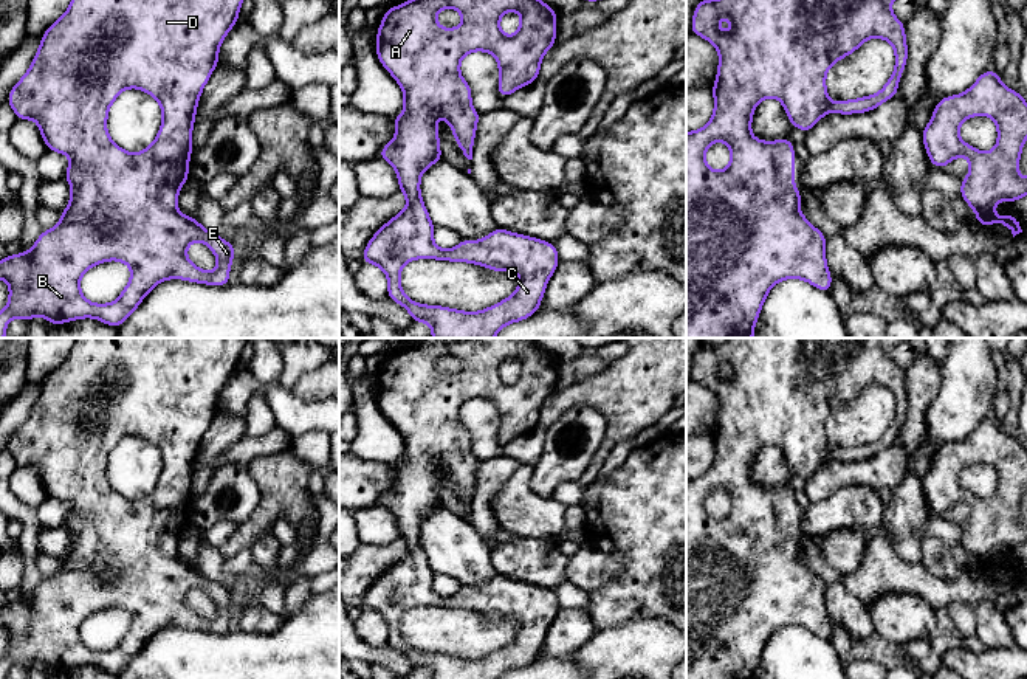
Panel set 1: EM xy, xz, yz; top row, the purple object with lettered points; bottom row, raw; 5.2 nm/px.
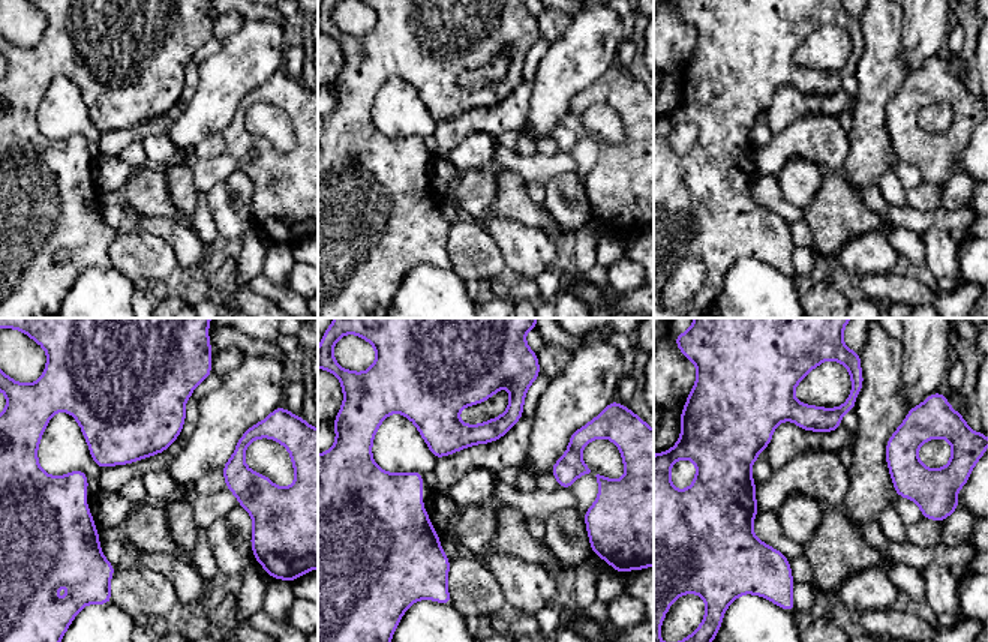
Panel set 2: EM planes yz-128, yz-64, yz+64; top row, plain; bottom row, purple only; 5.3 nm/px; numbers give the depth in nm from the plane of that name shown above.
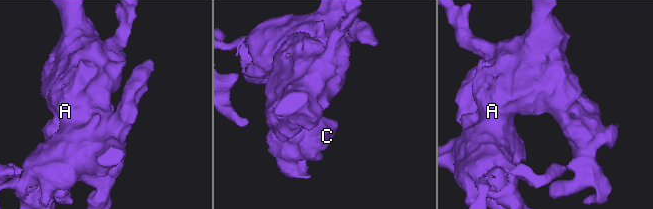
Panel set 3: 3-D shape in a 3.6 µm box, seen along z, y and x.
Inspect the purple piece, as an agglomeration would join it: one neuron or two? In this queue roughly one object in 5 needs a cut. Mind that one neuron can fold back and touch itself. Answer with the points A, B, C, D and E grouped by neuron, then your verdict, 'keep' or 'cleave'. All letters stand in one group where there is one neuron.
groups A B C D E; keep

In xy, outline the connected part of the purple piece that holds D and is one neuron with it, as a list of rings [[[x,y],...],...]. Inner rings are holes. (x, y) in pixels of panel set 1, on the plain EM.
[[[74,338],[68,357],[45,377],[29,417],[11,436],[6,448],[17,467],[33,467],[39,471],[48,498],[70,504],[64,526],[71,533],[71,544],[56,575],[43,577],[28,600],[5,603],[0,608],[0,626],[9,631],[8,653],[0,659],[0,679],[6,679],[12,665],[29,668],[34,663],[42,663],[56,674],[74,667],[94,665],[118,676],[163,628],[183,626],[214,634],[229,631],[231,609],[239,597],[194,564],[183,563],[177,546],[189,526],[197,451],[220,409],[222,389],[239,369],[246,341],[248,338]],[[125,436],[139,436],[161,453],[163,468],[155,488],[136,501],[116,493],[107,481],[108,456]],[[195,588],[208,592],[215,601],[215,619],[204,619],[187,606],[186,597]],[[107,608],[127,611],[132,617],[130,628],[116,648],[90,650],[81,640],[81,625],[88,615]]]

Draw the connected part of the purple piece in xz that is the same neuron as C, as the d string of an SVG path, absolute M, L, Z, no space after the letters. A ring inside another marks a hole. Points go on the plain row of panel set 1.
M465 338L452 343L418 341L403 352L387 355L378 374L378 408L404 440L404 459L392 465L397 482L378 499L378 504L395 515L400 539L407 546L407 553L373 581L364 595L362 611L378 612L387 623L387 645L403 653L414 670L429 670L431 679L499 679L511 670L530 665L538 659L545 634L561 609L555 591L502 575L493 577L482 588L463 586L457 594L441 597L432 588L435 574L420 539L421 521L443 507L437 464L449 470L463 502L472 507L476 474L482 460L471 453L472 437L460 423L460 408L472 398L493 402L499 411L497 440L500 445L510 443L539 426L542 405L556 391L556 364L558 360L531 338ZM448 355L463 363L460 374L448 377L437 371L435 361ZM508 358L520 360L520 374L514 383L505 383L499 375L500 364ZM415 606L468 609L497 620L511 617L519 622L520 629L511 643L482 659L418 651L406 643L400 631L403 614Z

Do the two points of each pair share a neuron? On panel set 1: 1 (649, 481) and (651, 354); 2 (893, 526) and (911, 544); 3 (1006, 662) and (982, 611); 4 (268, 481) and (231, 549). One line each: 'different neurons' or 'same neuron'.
1: different neurons
2: same neuron
3: different neurons
4: same neuron

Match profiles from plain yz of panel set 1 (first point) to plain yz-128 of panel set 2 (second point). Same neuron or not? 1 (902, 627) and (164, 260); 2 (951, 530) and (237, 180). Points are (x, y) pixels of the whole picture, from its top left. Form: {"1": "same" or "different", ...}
{"1": "different", "2": "different"}

